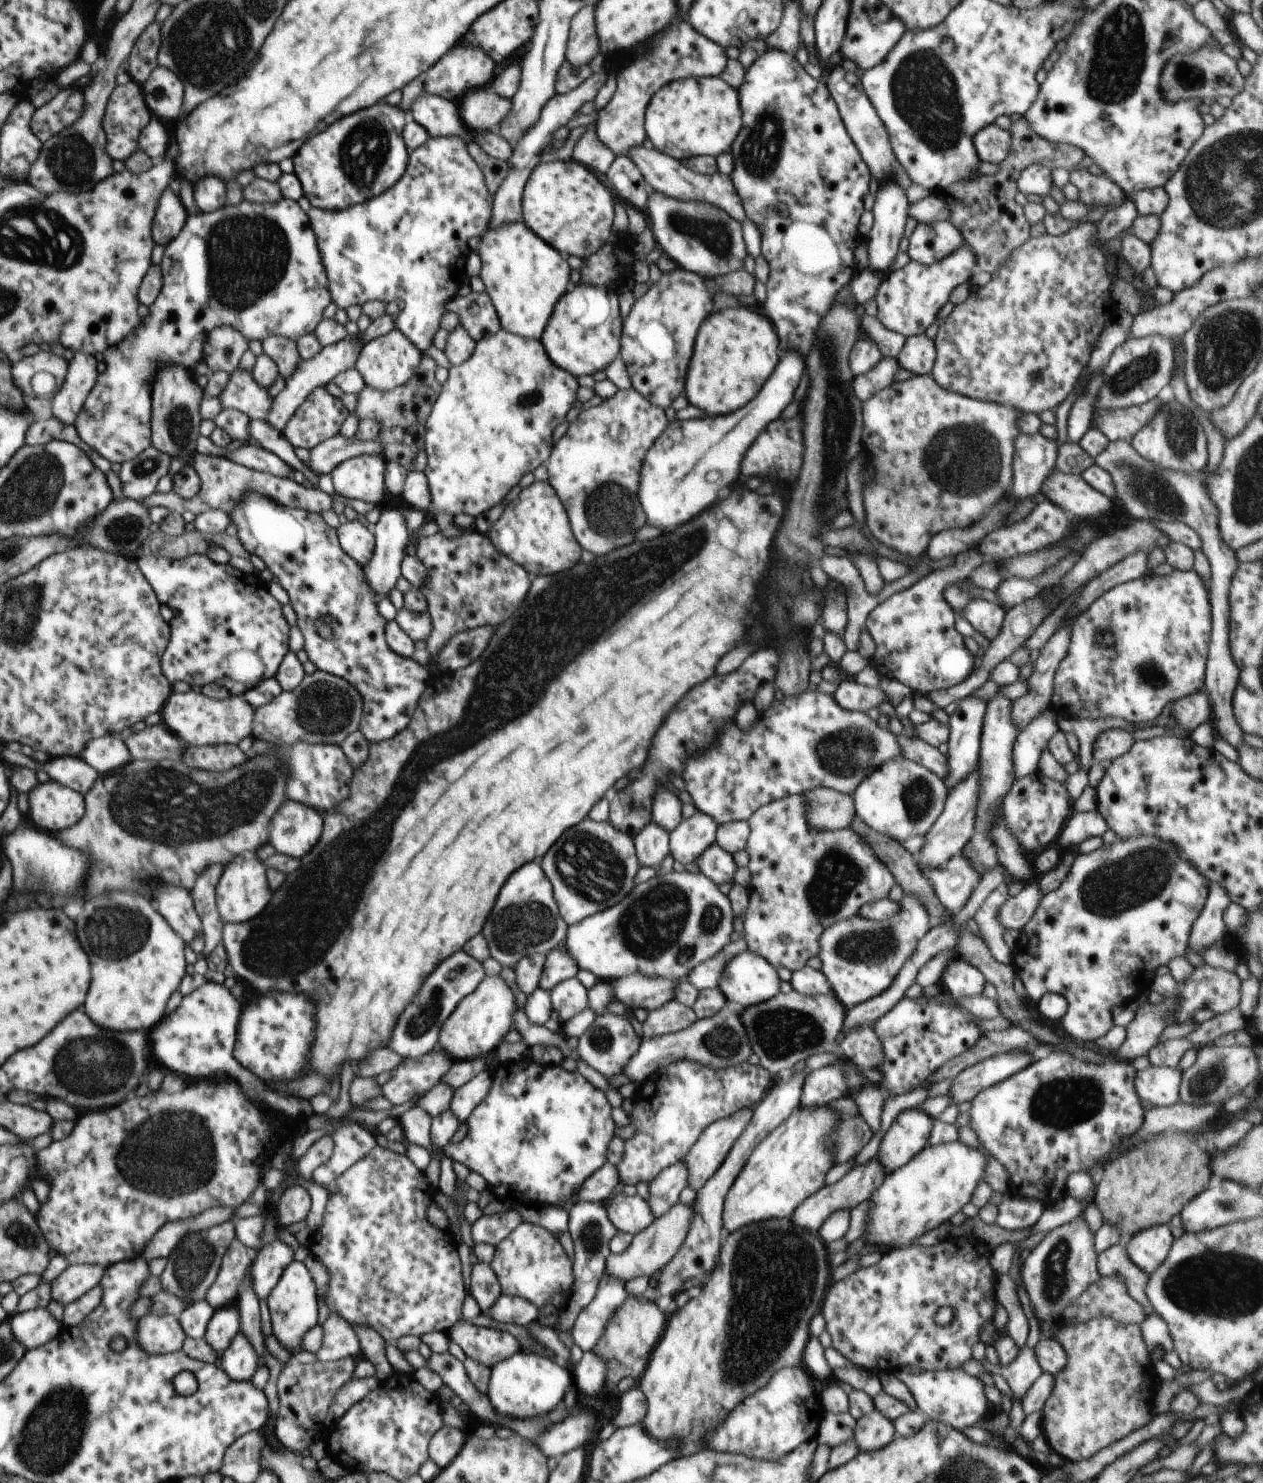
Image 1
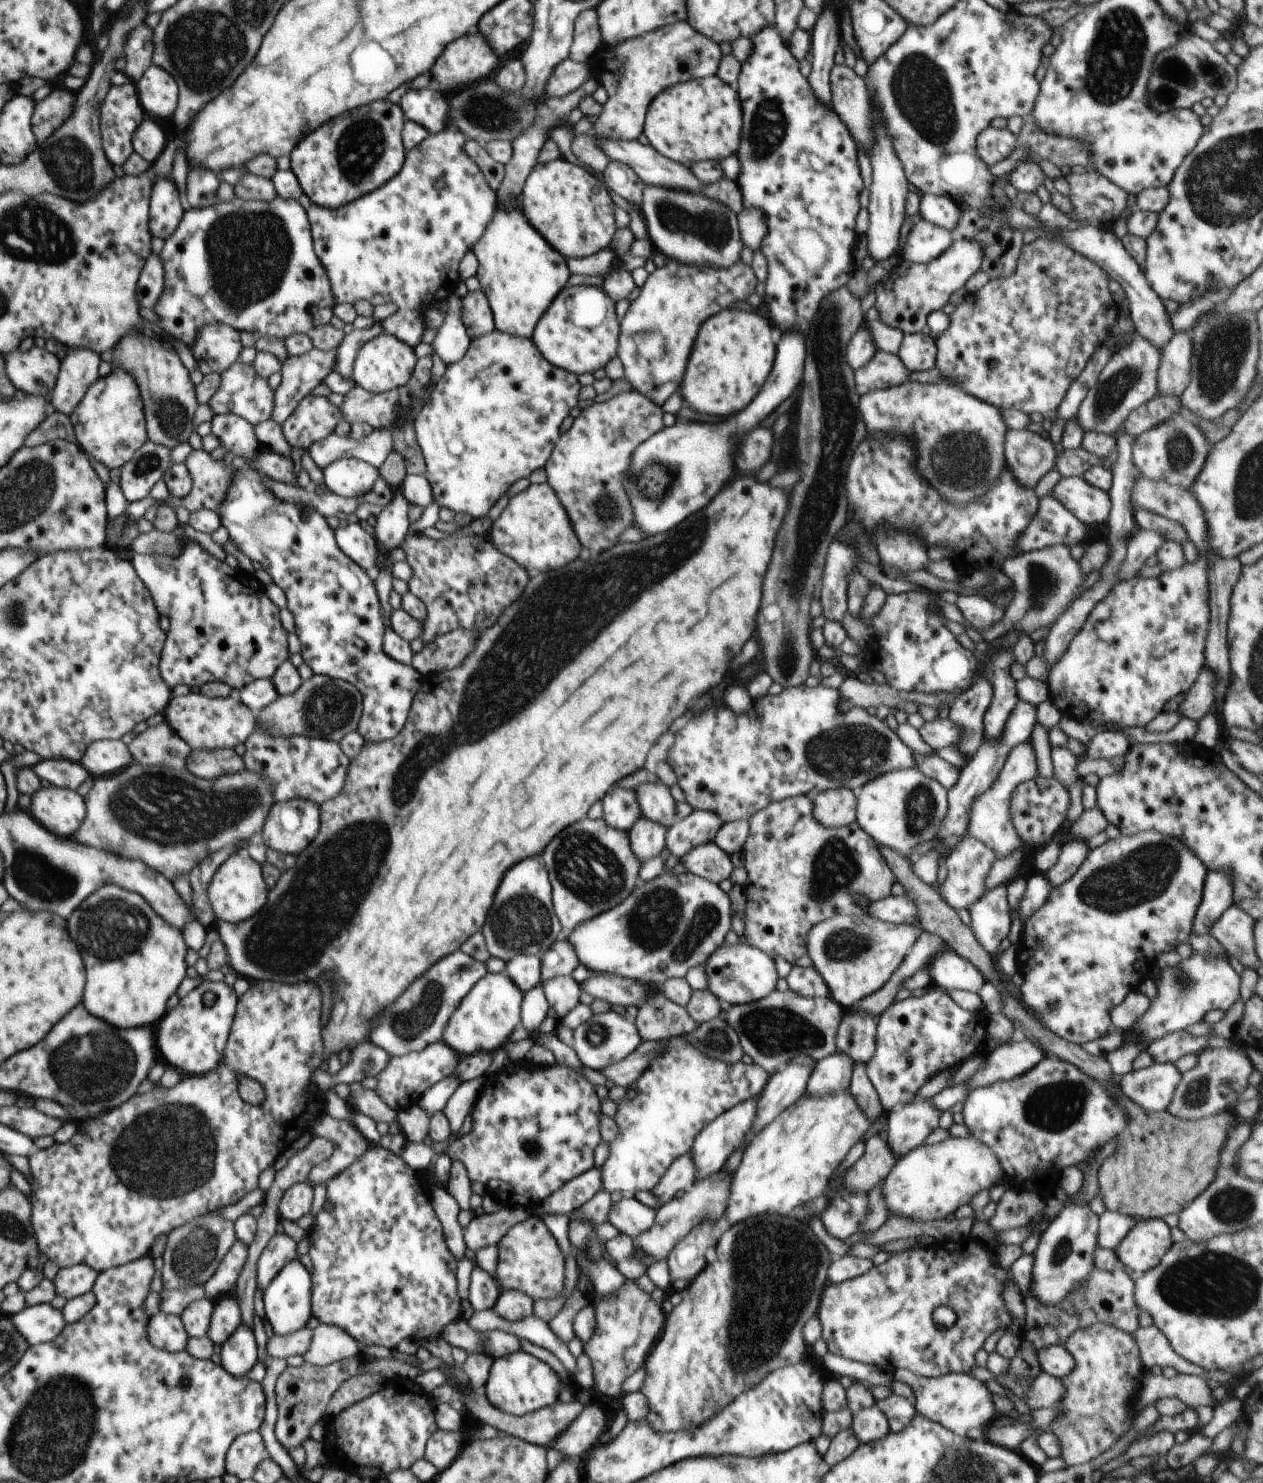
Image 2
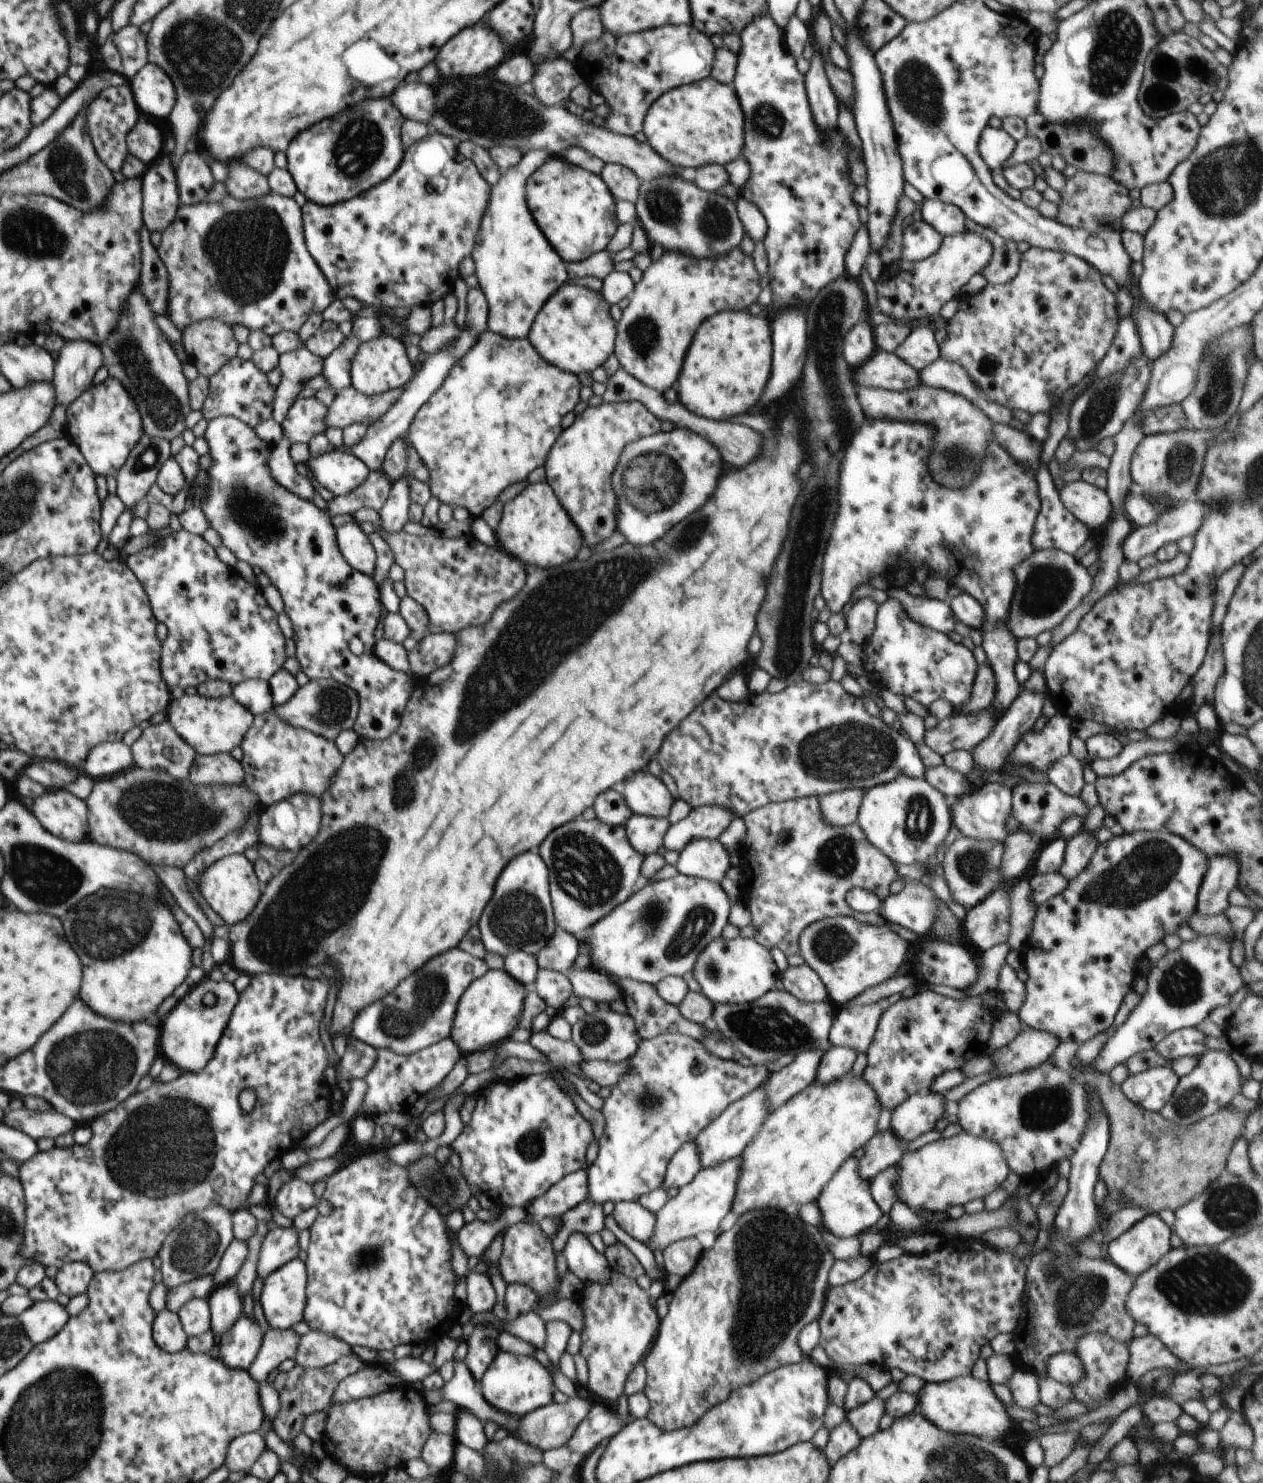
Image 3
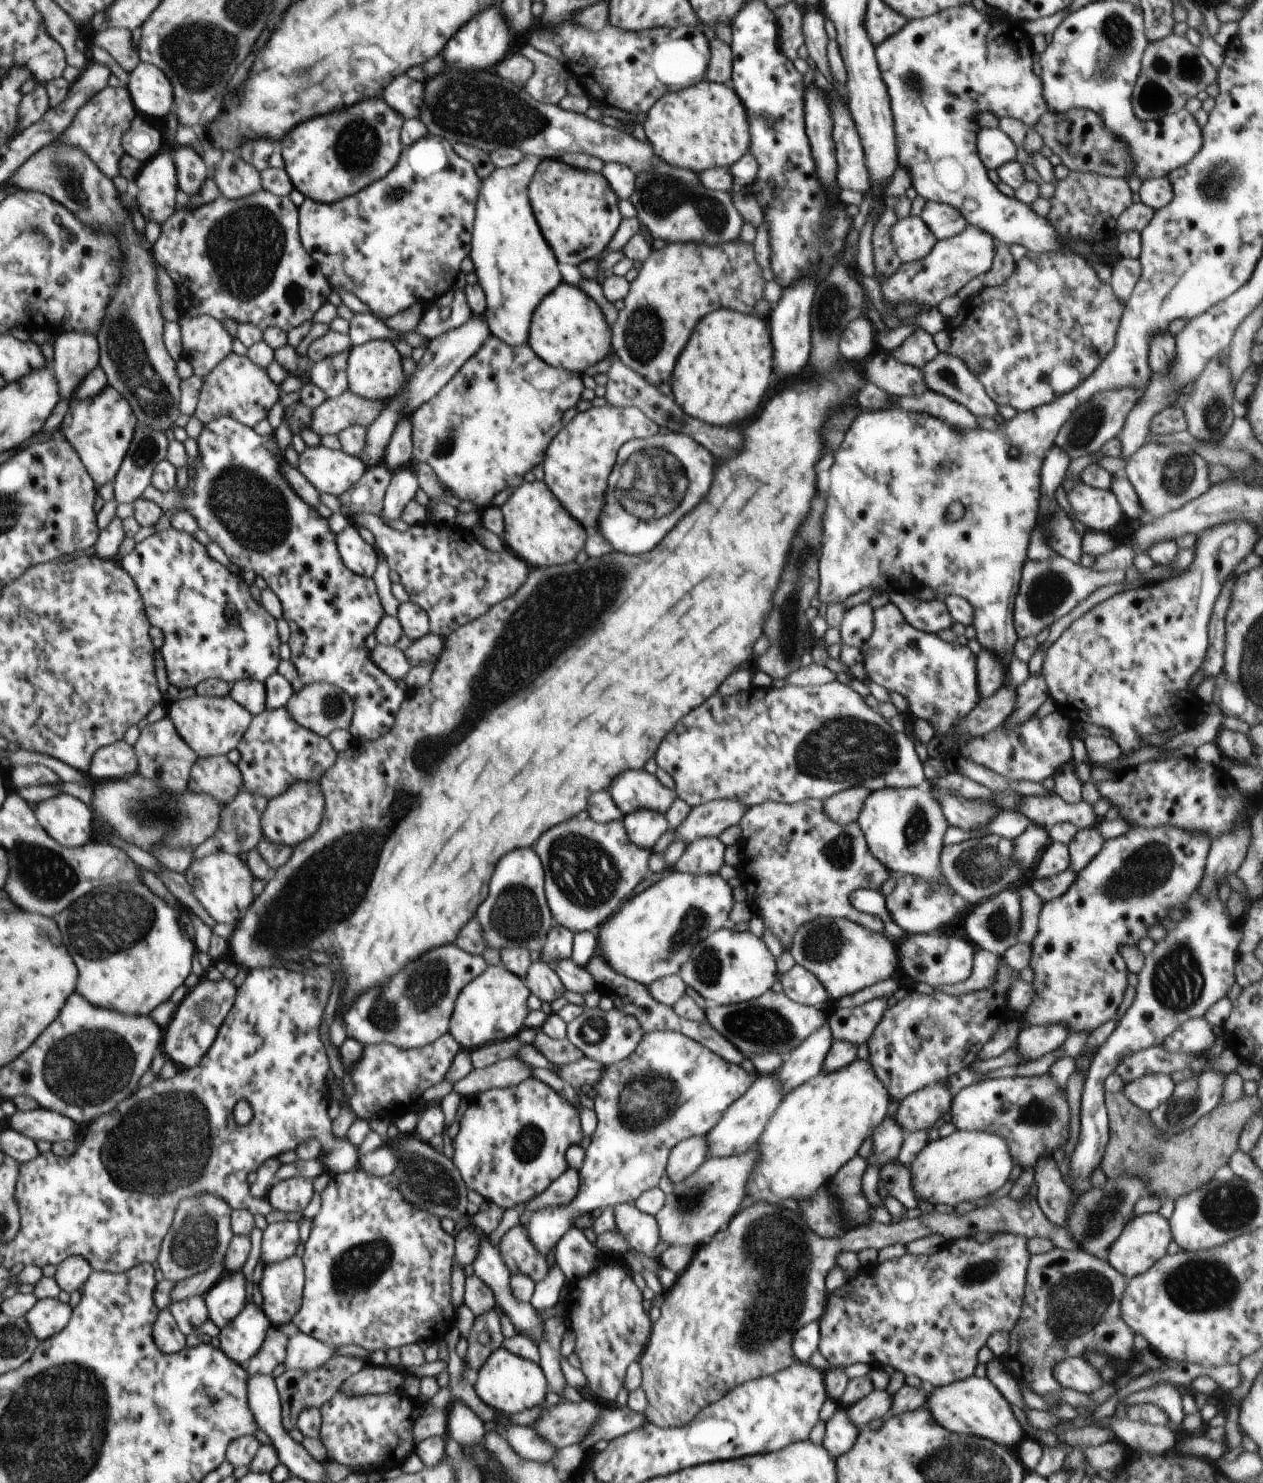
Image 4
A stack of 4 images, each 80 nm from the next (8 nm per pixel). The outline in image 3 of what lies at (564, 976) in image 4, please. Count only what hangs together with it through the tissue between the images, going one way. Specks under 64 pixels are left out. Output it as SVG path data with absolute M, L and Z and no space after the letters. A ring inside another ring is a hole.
M572 966L566 972L566 976L573 984L573 993L581 998L606 1002L606 1004L624 998L623 990L615 985L611 975L596 971L594 968L576 970Z

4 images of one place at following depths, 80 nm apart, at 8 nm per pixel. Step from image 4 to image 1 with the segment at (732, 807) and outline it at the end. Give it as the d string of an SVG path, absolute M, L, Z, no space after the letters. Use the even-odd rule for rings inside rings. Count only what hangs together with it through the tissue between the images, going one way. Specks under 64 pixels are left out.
M706 813L684 819L669 835L670 850L676 862L690 864L716 842L718 823Z

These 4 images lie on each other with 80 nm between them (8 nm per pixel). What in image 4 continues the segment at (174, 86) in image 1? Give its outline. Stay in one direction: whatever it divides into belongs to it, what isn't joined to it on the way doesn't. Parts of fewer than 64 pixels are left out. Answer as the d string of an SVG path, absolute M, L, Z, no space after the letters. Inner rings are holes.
M140 62L137 68L130 72L130 81L126 87L138 114L159 116L164 120L170 112L174 102L173 86L166 74L155 64Z

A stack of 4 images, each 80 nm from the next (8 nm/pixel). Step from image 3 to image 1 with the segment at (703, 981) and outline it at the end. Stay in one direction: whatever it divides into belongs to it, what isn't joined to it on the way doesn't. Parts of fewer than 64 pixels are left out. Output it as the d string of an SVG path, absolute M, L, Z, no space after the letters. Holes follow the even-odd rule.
M746 950L727 963L718 989L728 1001L747 1009L781 992L781 980L776 971L762 955Z

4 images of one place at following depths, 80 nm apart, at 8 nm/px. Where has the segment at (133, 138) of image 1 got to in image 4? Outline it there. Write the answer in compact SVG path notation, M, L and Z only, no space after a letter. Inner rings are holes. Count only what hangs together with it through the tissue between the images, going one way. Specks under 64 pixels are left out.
M108 85L80 108L70 126L56 141L79 146L106 176L113 179L119 174L119 162L125 153L121 143L122 137L137 114L127 87Z

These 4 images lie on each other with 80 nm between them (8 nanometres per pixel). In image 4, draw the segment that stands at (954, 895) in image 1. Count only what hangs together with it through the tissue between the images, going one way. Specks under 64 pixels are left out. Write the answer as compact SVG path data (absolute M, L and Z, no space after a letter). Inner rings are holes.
M984 835L943 847L940 870L948 886L968 909L1012 886L1023 871L1011 860L1013 842L998 835Z

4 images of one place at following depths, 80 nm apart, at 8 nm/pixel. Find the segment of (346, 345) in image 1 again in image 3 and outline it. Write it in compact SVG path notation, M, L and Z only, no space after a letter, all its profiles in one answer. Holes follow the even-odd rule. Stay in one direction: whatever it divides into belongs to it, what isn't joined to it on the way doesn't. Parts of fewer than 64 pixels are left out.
M306 346L279 356L280 384L275 388L272 418L281 423L296 402L304 384L323 372L324 359Z

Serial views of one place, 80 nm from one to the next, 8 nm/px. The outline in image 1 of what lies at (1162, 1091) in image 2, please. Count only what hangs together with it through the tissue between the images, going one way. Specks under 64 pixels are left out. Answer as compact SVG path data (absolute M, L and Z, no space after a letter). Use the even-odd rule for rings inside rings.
M1152 1066L1138 1071L1135 1087L1142 1105L1160 1108L1180 1102L1181 1073L1178 1068Z

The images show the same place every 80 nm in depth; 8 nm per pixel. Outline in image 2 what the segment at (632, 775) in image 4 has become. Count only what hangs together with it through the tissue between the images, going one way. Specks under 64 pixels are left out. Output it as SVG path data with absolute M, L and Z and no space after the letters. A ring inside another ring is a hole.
M641 783L634 790L644 817L667 829L677 821L677 802L667 785Z

